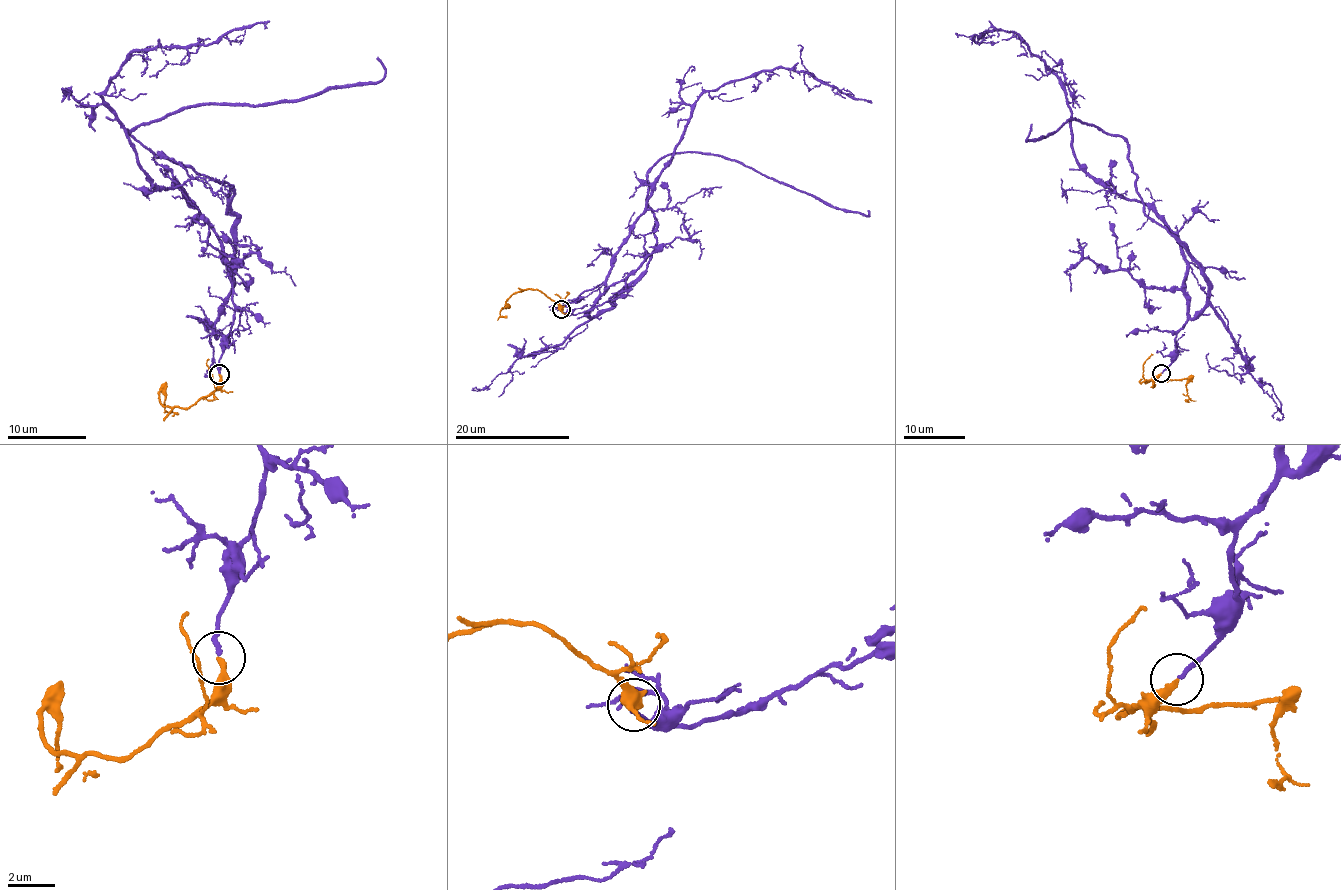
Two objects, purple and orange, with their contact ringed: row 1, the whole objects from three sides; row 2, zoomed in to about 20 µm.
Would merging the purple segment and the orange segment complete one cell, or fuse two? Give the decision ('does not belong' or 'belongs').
belongs

